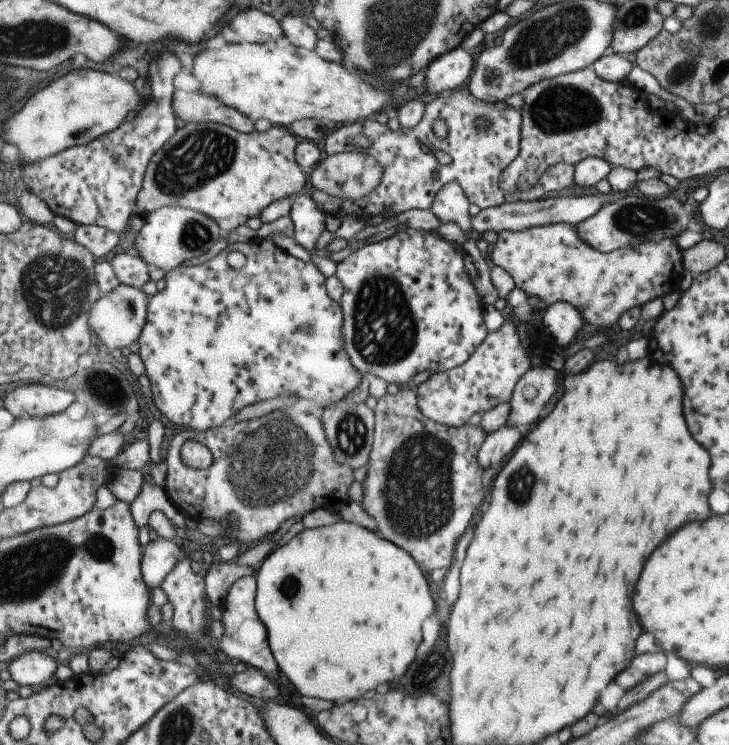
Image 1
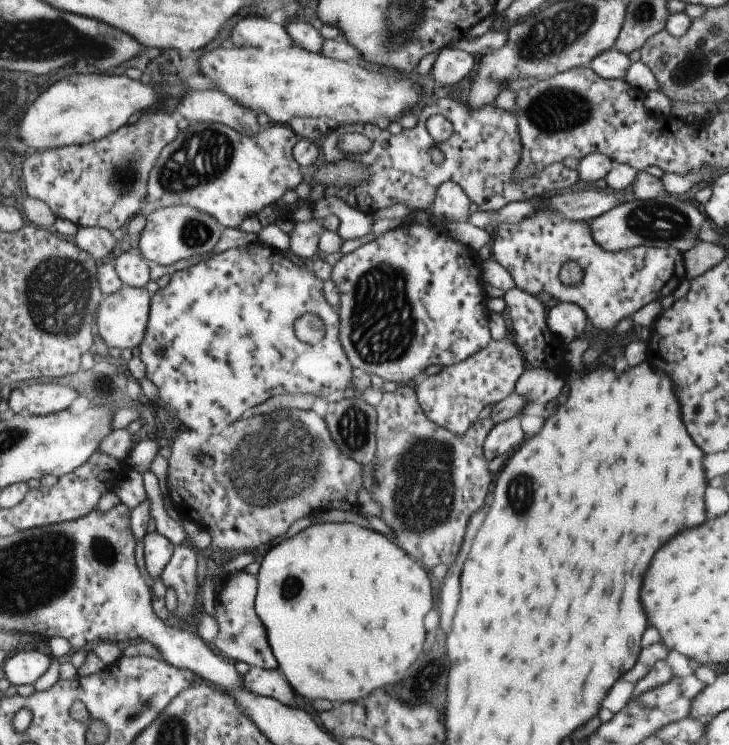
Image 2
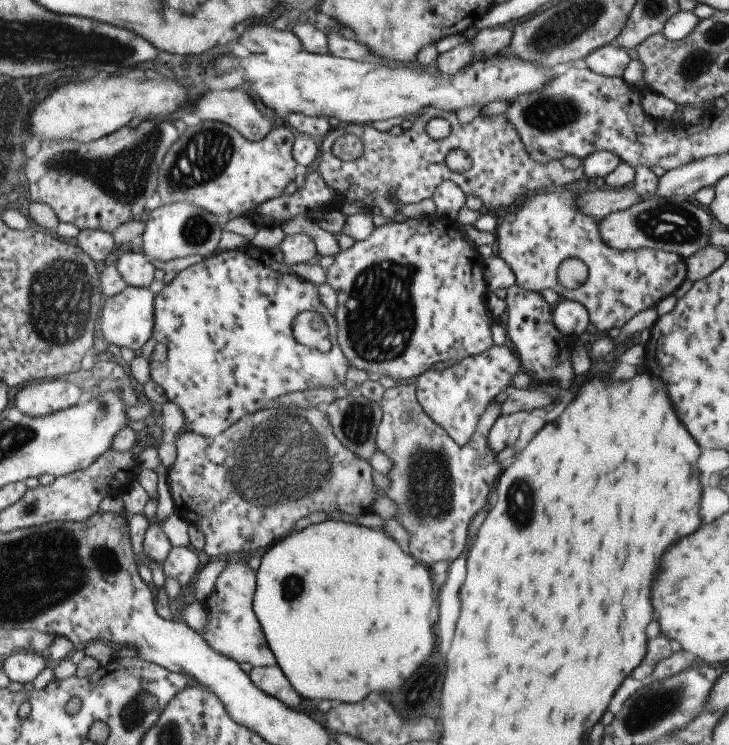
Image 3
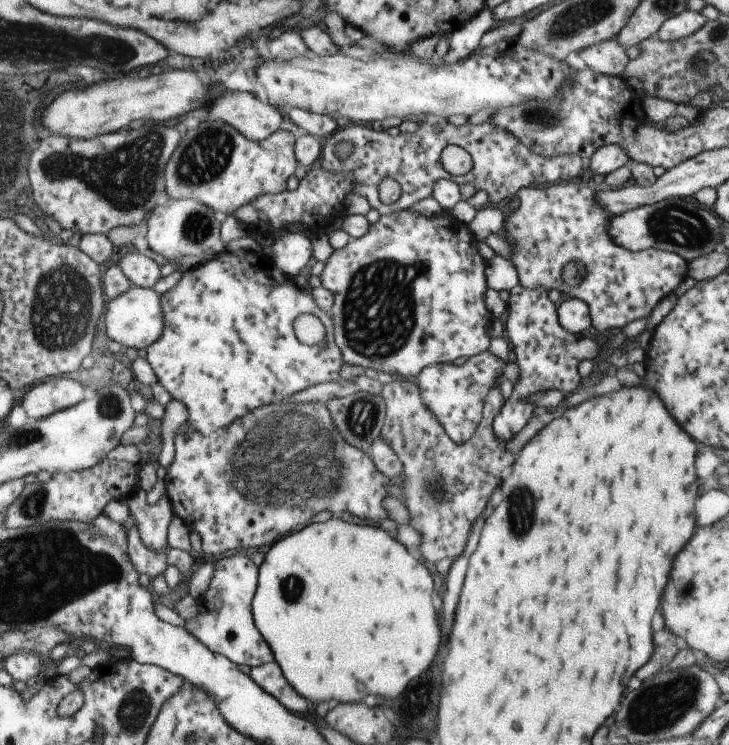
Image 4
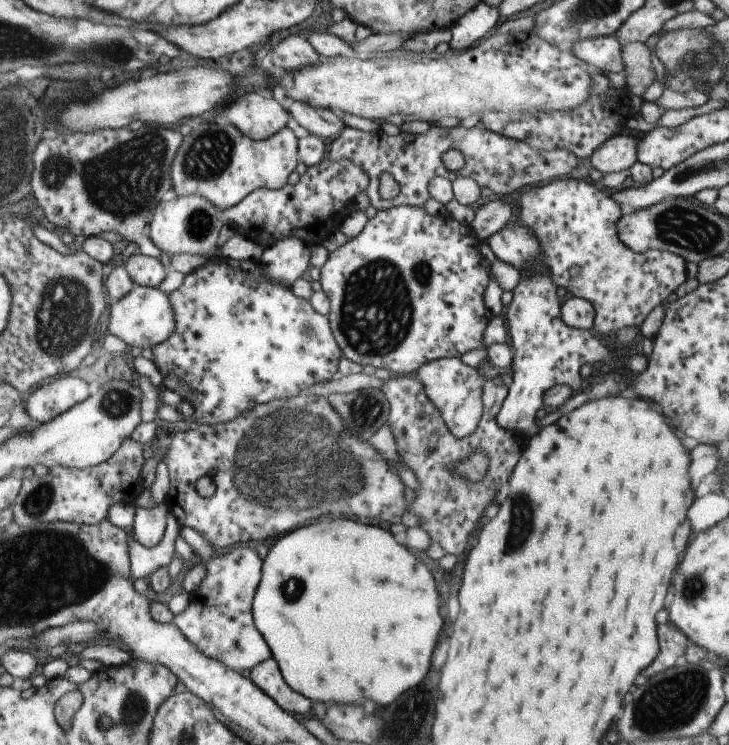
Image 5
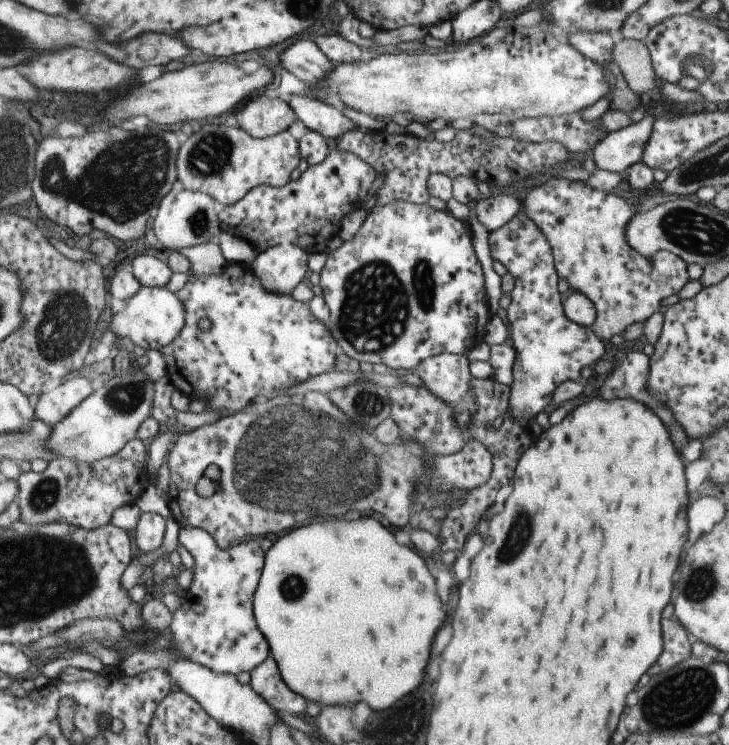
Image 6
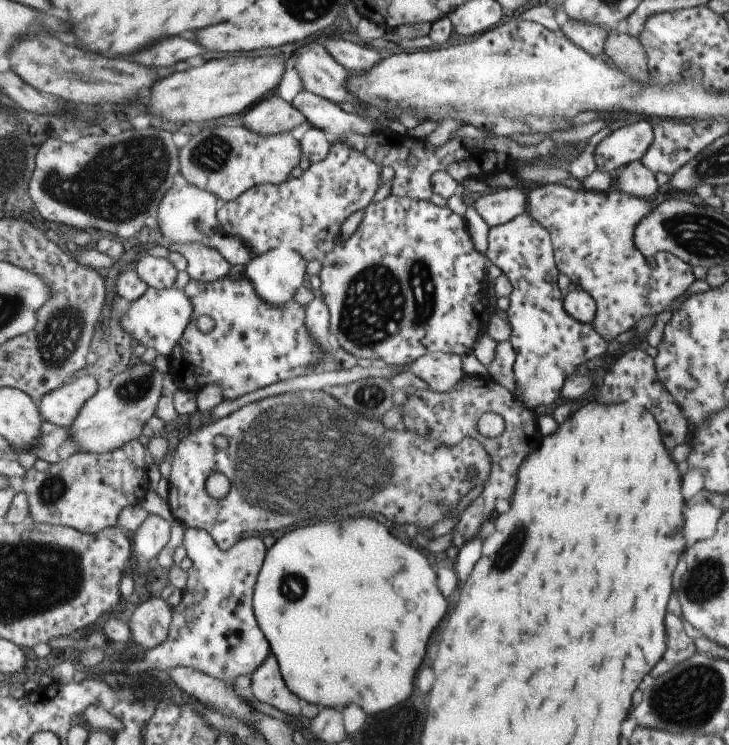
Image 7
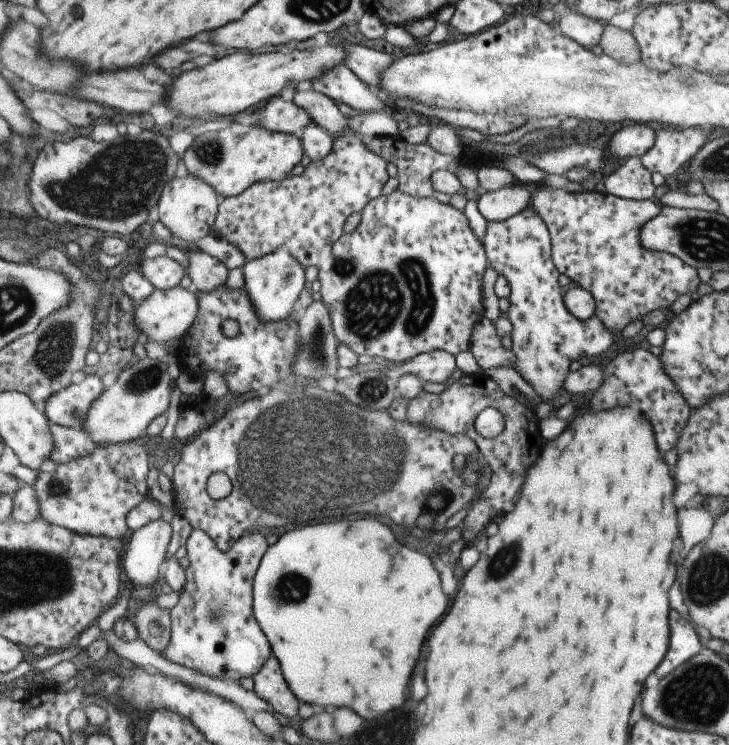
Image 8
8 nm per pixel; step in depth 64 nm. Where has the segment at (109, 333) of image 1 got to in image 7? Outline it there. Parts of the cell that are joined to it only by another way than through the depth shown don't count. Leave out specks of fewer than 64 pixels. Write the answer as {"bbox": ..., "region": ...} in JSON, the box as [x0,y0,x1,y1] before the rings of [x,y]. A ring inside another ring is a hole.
{"bbox":[119,287,191,357],"region":[[[147,287],[143,294],[129,303],[129,307],[119,318],[119,324],[132,340],[145,348],[153,348],[161,356],[167,357],[183,334],[183,329],[191,318],[191,311],[191,303],[182,290],[173,287],[159,290]]]}

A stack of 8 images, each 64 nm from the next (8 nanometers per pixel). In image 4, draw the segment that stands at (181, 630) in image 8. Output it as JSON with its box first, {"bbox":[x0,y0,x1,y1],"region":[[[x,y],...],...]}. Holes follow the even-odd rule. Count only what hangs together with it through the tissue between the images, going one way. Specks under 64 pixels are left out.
{"bbox":[181,551,274,667],"region":[[[243,551],[213,562],[208,589],[197,600],[197,616],[192,622],[184,620],[181,626],[205,648],[225,656],[233,664],[258,667],[273,661],[274,656],[252,619],[250,602],[257,584],[258,567],[249,557]]]}

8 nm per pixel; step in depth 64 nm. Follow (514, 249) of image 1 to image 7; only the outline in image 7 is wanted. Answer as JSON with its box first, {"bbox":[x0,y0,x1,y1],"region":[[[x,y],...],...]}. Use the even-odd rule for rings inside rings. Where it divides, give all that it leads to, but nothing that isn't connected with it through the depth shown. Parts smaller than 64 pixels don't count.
{"bbox":[526,183,695,340],"region":[[[543,183],[540,186],[535,186],[526,195],[526,210],[529,216],[536,220],[548,233],[550,236],[550,241],[552,244],[552,255],[554,256],[555,266],[558,272],[565,274],[571,282],[571,287],[577,287],[583,289],[591,298],[594,300],[596,311],[594,312],[594,317],[591,322],[591,326],[595,329],[595,332],[603,340],[613,340],[615,336],[621,334],[621,332],[627,332],[631,329],[635,322],[643,316],[653,316],[659,314],[659,312],[665,310],[671,302],[675,299],[684,298],[686,294],[687,287],[695,280],[691,272],[691,267],[685,264],[680,258],[671,254],[655,254],[651,259],[646,259],[632,243],[632,232],[637,224],[638,220],[642,219],[649,211],[649,206],[643,200],[637,197],[631,197],[625,193],[620,192],[593,192],[586,191],[575,184],[573,187],[568,187],[567,185],[559,185],[557,183]]]}

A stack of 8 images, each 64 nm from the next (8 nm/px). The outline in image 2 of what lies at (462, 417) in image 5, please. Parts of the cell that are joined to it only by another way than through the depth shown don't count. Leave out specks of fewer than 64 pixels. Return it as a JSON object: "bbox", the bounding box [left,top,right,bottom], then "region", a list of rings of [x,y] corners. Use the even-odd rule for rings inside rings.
{"bbox":[414,335,525,436],"region":[[[509,335],[502,336],[499,340],[489,339],[487,345],[468,356],[457,364],[443,367],[439,372],[430,376],[421,376],[415,381],[414,391],[418,405],[423,414],[437,426],[451,431],[453,436],[465,436],[472,422],[476,421],[477,414],[482,408],[503,400],[514,392],[514,382],[521,376],[525,368],[525,361],[516,345],[516,342]]]}

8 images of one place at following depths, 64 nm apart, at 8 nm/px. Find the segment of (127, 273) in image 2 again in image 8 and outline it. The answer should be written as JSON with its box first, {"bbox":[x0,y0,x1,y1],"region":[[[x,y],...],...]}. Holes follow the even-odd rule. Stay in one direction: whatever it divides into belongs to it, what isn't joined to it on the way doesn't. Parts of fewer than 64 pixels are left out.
{"bbox":[140,255,185,291],"region":[[[167,255],[143,259],[140,263],[142,277],[151,284],[154,289],[164,291],[176,287],[183,276],[185,268],[167,257]]]}

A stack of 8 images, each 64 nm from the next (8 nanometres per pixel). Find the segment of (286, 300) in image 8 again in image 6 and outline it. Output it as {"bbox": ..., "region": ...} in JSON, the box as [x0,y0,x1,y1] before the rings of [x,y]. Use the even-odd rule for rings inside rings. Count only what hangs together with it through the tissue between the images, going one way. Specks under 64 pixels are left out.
{"bbox":[251,244,308,295],"region":[[[276,244],[261,251],[253,259],[251,268],[269,292],[289,295],[299,281],[306,281],[308,255],[300,246]]]}

